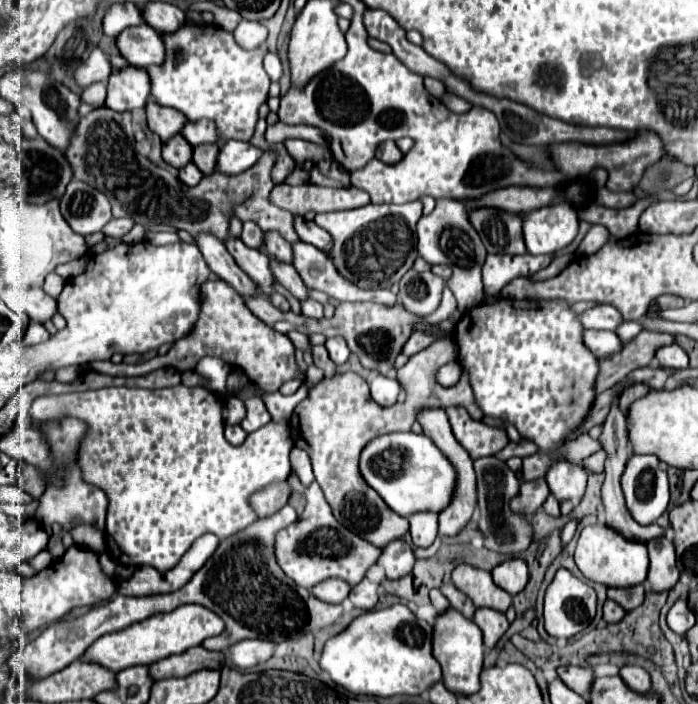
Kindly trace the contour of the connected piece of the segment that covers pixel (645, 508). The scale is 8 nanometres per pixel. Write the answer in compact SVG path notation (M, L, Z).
M633 454L627 462L627 468L621 476L621 486L625 494L627 508L631 516L639 524L653 524L669 504L669 478L663 462L657 456L645 456L645 454Z

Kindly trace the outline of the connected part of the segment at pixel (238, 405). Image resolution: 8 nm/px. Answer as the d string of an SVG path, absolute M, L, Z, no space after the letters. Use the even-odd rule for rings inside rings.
M239 397L227 398L223 406L223 418L226 424L237 425L245 418L245 405Z

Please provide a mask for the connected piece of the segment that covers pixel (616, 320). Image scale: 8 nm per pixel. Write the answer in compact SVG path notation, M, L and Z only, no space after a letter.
M595 306L595 308L587 310L587 312L583 312L581 318L583 318L585 328L611 330L611 332L615 332L625 322L621 312L615 310L613 306Z

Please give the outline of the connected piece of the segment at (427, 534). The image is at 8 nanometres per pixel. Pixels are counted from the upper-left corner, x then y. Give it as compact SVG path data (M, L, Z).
M415 512L409 516L409 532L413 530L411 538L417 546L431 546L437 536L437 512Z

